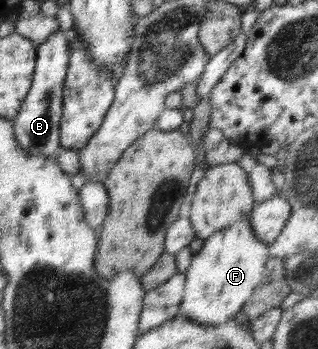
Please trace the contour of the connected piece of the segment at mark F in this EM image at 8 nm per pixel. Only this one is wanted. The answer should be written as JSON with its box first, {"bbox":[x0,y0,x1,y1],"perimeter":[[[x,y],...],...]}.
{"bbox":[179,211,270,326],"perimeter":[[[251,211],[231,223],[229,227],[217,231],[204,240],[203,247],[191,258],[191,263],[185,274],[184,293],[180,306],[179,316],[185,320],[201,326],[217,326],[235,319],[237,313],[242,311],[242,306],[249,300],[253,290],[257,288],[263,277],[265,264],[270,258],[268,244],[257,239],[251,229]]]}

